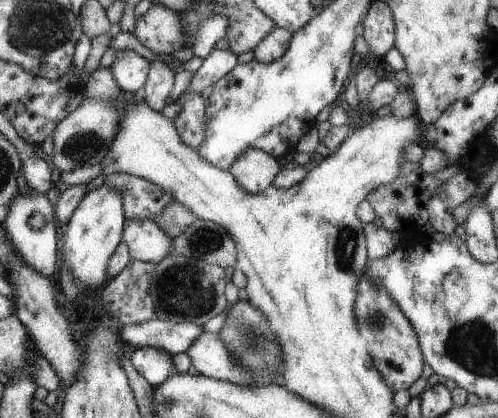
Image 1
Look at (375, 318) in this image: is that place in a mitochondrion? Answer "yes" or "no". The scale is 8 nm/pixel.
yes

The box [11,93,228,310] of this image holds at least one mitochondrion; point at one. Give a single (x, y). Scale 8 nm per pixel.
(80, 148)

